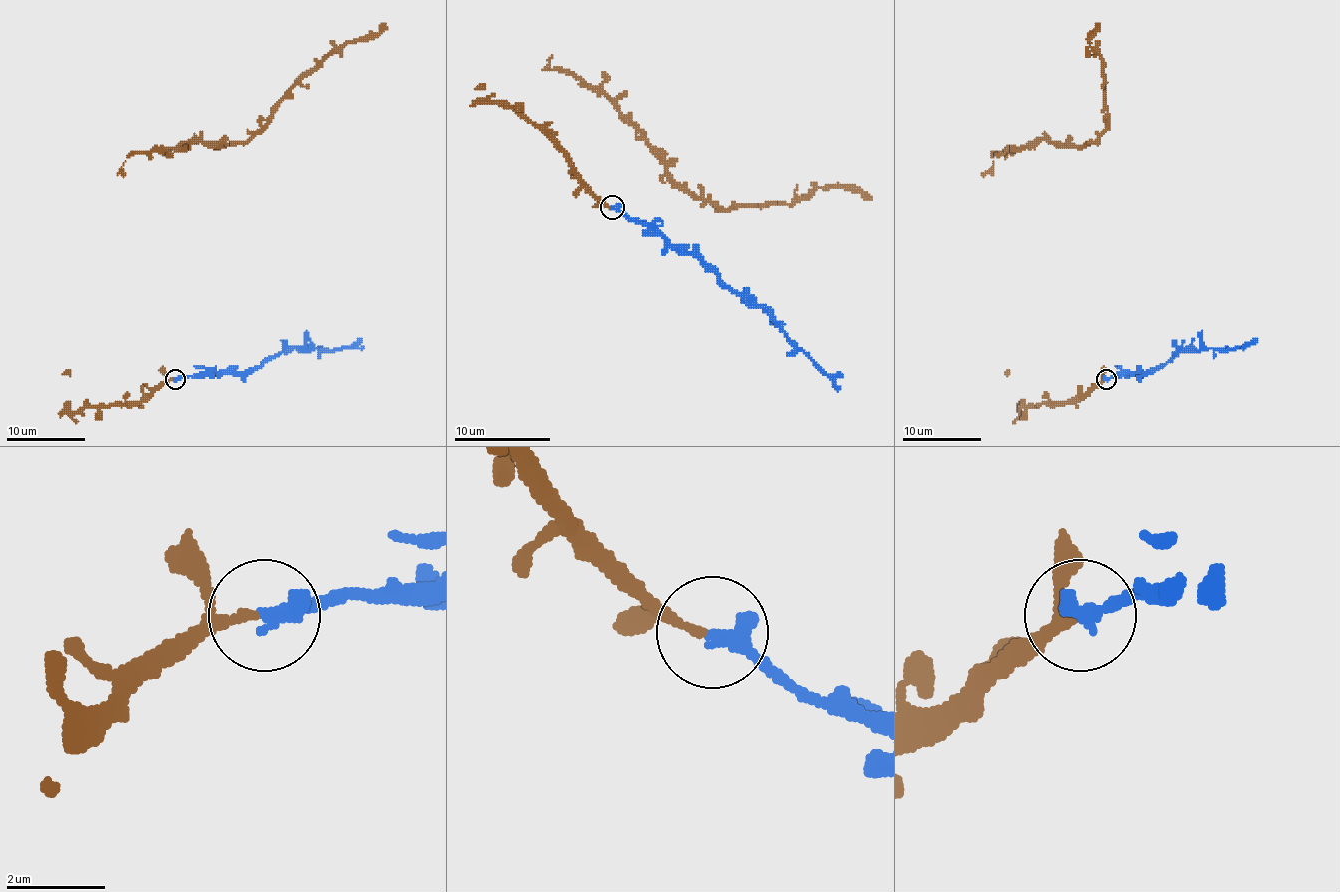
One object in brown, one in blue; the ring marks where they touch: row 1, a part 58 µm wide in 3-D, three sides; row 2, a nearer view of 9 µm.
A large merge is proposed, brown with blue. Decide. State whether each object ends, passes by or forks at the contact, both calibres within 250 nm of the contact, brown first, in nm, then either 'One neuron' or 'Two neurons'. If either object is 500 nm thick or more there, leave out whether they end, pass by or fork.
At the ring brown passes by. At the ring blue ends. Thickness 140 nm (brown) against 400 nm. One neuron

